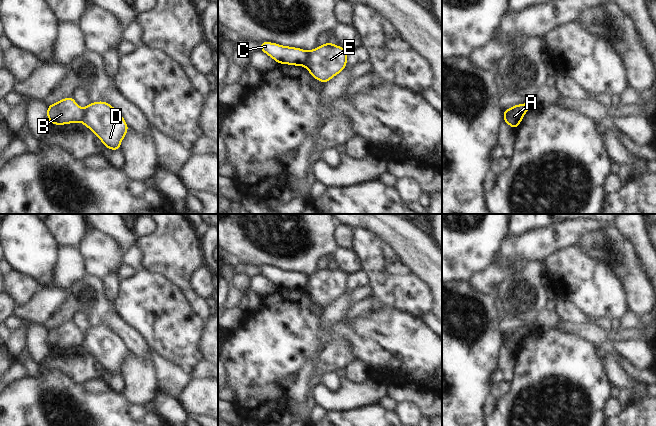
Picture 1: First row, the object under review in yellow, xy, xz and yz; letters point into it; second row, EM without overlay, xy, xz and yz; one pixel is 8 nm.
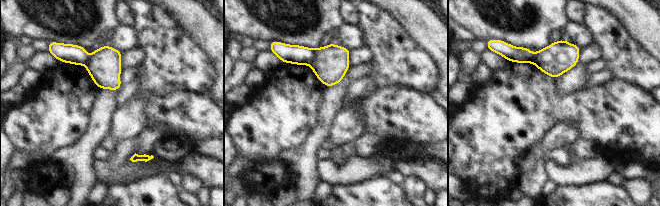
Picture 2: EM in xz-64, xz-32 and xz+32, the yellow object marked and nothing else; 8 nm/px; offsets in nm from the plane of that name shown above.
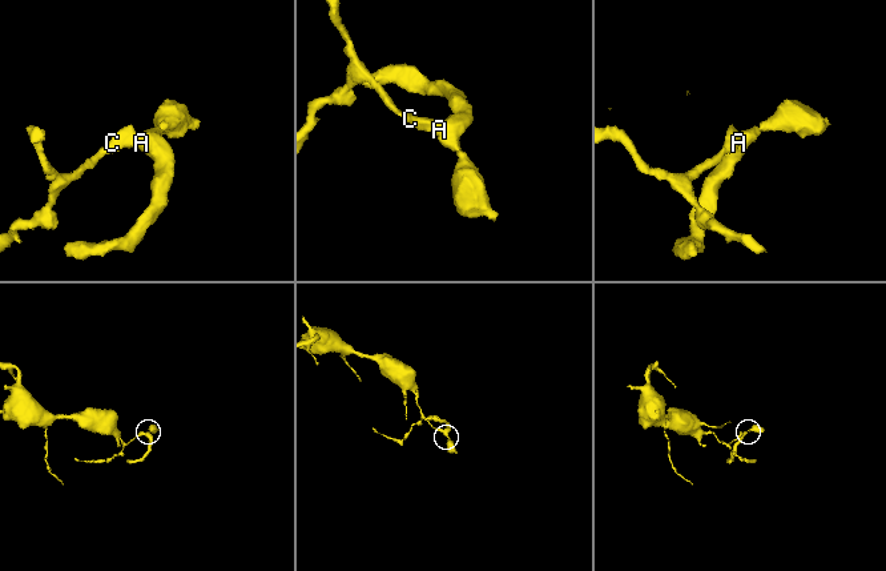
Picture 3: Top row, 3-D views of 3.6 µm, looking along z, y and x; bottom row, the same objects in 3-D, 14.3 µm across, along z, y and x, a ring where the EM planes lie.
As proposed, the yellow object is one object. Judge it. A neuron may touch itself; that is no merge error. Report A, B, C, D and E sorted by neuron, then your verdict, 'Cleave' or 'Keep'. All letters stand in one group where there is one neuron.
Groups: A D E / B C. Cleave.

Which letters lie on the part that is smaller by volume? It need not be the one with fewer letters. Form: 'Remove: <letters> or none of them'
Remove: A, D, E

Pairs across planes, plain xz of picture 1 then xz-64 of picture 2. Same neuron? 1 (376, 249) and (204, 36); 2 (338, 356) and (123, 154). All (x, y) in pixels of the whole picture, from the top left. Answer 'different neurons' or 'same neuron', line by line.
1: different neurons
2: different neurons

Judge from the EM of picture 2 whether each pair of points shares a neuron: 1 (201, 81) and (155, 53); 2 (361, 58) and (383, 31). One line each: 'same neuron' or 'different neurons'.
1: same neuron
2: different neurons

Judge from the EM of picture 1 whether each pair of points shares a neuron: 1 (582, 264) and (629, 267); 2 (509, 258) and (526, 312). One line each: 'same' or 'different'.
1: different
2: different

